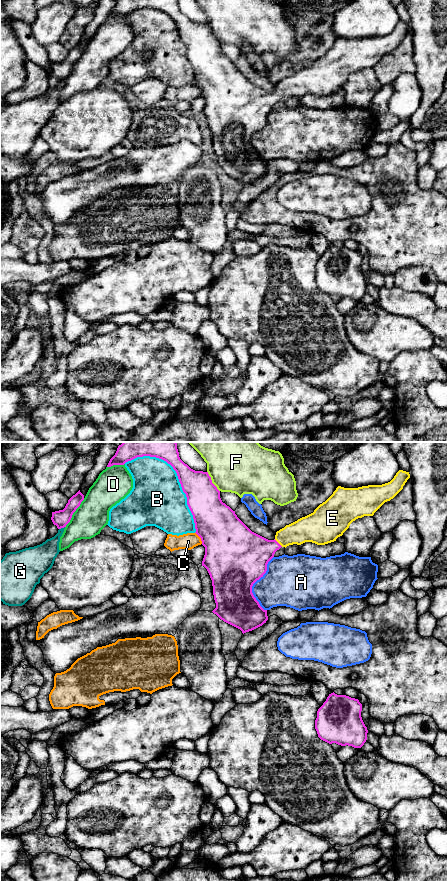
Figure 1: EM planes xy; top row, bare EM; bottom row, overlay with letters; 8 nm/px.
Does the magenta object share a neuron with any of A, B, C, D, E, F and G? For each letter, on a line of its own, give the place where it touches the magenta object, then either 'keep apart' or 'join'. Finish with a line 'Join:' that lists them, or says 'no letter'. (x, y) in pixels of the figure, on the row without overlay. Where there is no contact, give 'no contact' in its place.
A: xy (254, 134) | keep apart
B: xy (178, 29) | keep apart
C: xy (200, 89) | keep apart
D: xy (73, 64) | keep apart
E: xy (277, 94) | join
F: xy (211, 33) | keep apart
G: xy (61, 79) | keep apart
Join: E

